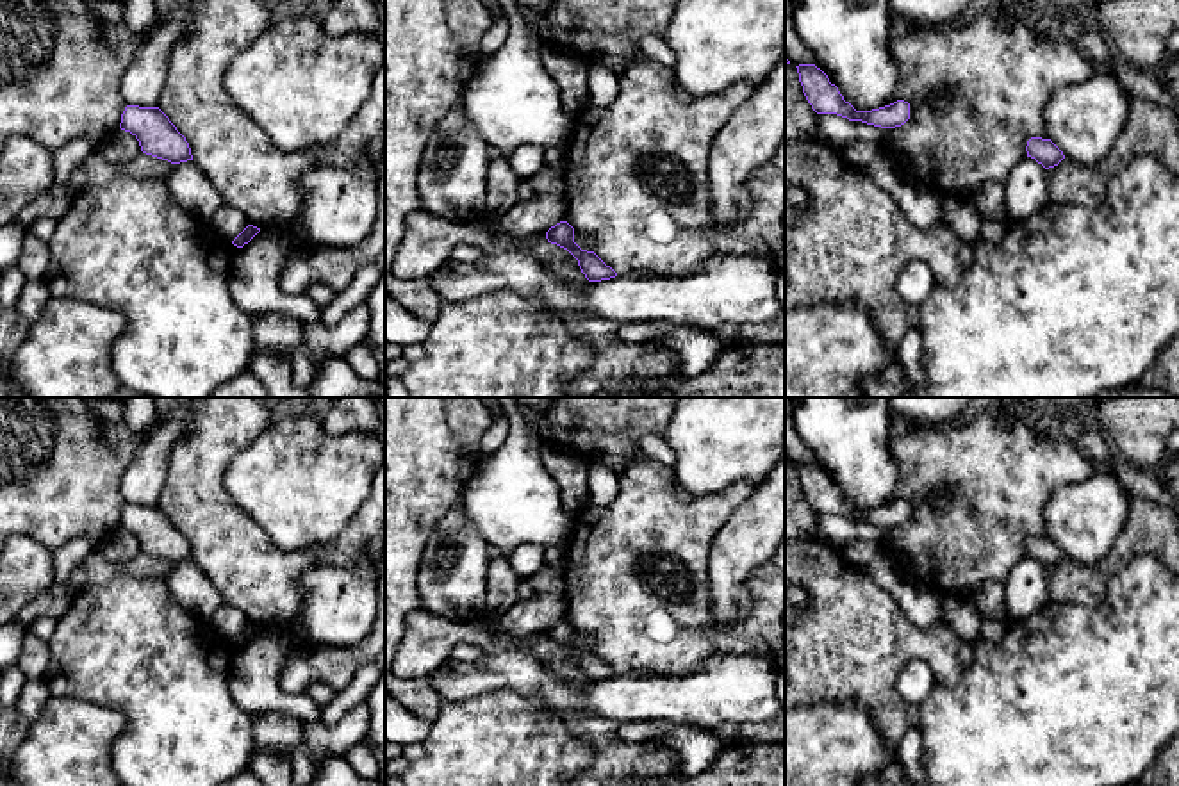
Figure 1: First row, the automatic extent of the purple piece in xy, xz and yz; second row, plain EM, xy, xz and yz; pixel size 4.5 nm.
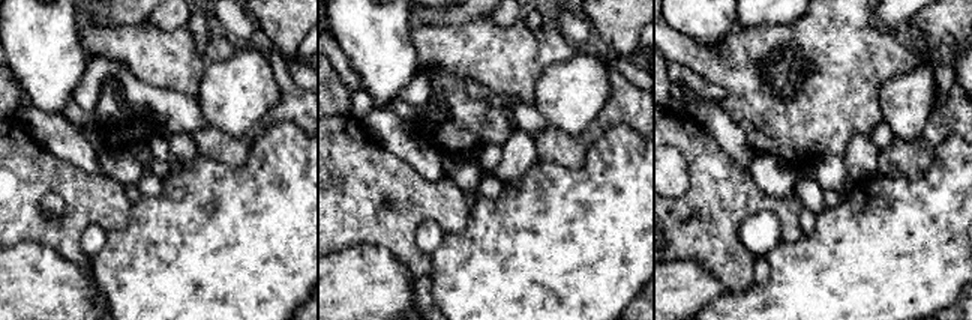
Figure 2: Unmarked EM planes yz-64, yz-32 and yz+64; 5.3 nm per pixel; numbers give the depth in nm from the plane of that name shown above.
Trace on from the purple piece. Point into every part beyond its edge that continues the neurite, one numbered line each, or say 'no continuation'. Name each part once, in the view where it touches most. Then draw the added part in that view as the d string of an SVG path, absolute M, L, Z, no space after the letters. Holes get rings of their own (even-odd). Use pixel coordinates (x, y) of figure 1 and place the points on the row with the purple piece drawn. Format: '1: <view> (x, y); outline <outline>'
no continuation

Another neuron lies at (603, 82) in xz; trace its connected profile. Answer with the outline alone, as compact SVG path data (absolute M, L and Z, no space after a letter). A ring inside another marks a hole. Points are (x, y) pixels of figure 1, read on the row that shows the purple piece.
M610 62L590 64L587 84L592 105L608 105L615 100L619 93L619 75Z

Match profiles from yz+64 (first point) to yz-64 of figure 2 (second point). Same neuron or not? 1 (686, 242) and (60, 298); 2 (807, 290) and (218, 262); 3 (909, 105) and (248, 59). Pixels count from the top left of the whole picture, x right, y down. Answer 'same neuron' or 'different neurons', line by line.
1: different neurons
2: same neuron
3: same neuron

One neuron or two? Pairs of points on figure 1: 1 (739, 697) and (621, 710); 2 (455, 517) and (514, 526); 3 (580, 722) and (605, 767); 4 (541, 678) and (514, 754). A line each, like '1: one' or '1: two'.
1: one
2: two
3: one
4: two

